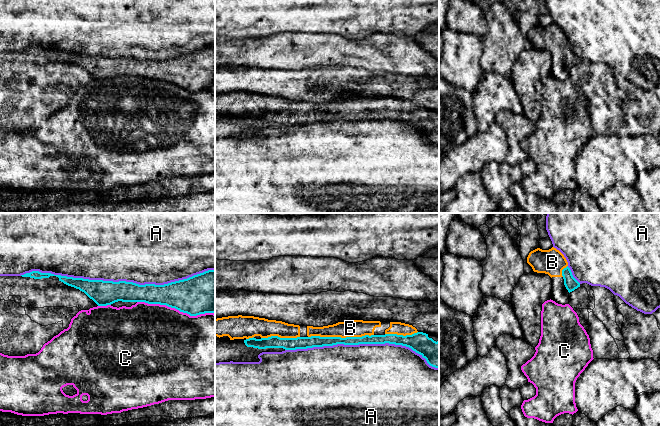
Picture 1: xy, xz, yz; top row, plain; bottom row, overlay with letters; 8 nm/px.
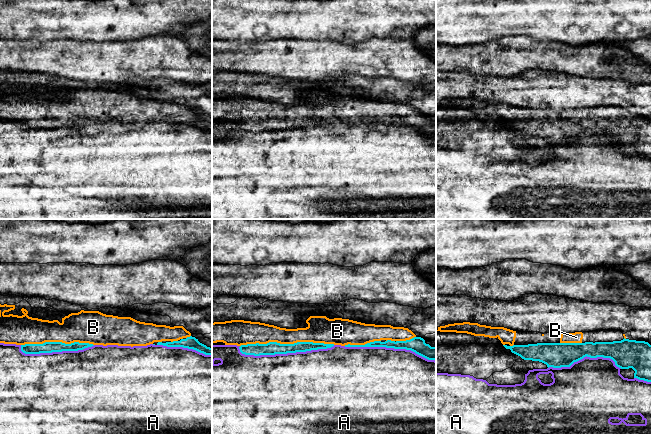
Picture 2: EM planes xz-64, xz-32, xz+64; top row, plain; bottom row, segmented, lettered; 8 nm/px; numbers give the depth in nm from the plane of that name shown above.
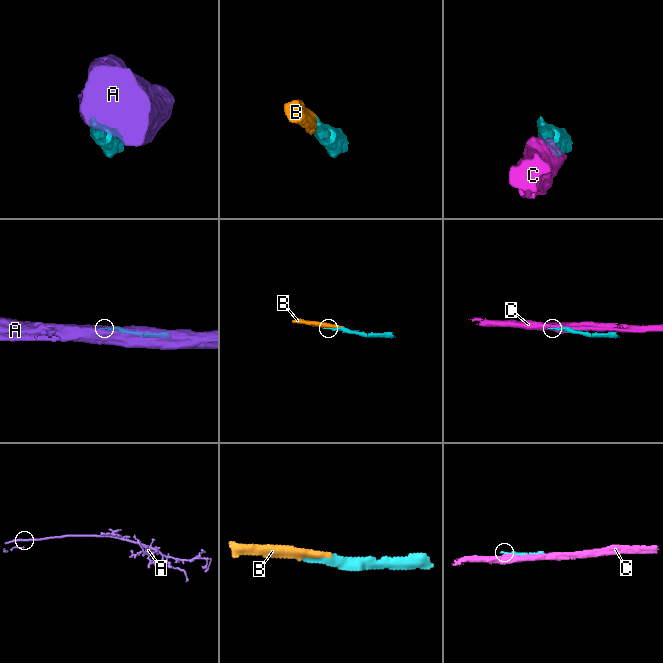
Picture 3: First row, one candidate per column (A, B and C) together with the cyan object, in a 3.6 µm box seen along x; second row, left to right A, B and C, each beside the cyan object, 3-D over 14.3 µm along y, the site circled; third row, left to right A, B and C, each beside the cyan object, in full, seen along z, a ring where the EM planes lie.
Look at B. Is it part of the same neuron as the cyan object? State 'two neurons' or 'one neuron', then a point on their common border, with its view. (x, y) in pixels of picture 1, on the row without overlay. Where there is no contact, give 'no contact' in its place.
one neuron; meets cyan in xz at (340, 113)

